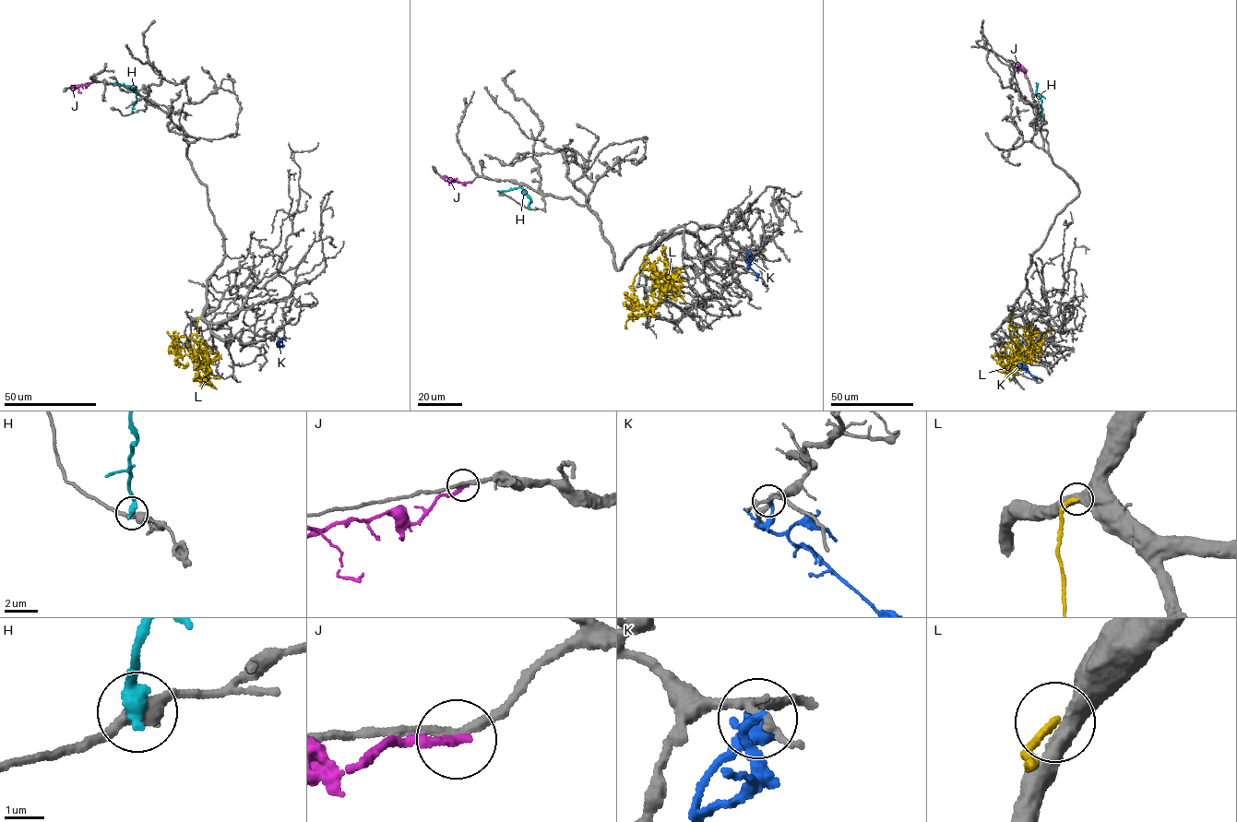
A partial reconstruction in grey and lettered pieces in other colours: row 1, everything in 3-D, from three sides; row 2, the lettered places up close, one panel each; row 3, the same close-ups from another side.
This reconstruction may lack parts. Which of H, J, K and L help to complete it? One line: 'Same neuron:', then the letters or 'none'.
Same neuron: none

